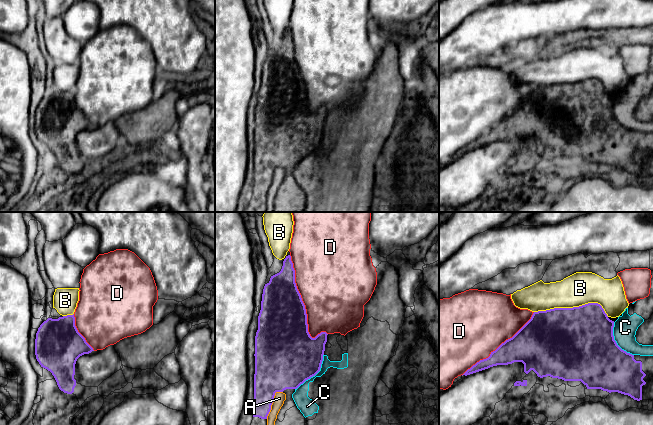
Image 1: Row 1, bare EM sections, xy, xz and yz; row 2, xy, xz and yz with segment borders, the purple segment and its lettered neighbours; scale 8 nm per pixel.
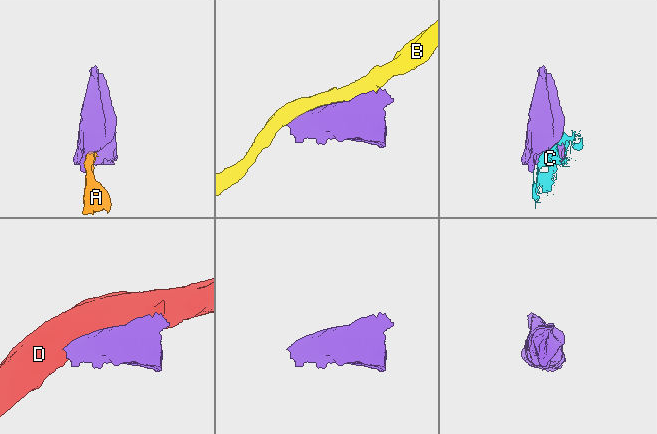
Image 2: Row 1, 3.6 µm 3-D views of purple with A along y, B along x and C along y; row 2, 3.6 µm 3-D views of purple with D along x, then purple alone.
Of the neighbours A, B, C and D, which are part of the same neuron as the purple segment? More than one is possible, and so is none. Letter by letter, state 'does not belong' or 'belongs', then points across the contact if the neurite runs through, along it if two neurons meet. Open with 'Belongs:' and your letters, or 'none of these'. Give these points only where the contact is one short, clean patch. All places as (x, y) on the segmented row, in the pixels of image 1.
Belongs: none of these
A: does not belong
B: does not belong
C: does not belong
D: does not belong

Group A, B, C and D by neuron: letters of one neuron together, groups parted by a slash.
A C / B / D

